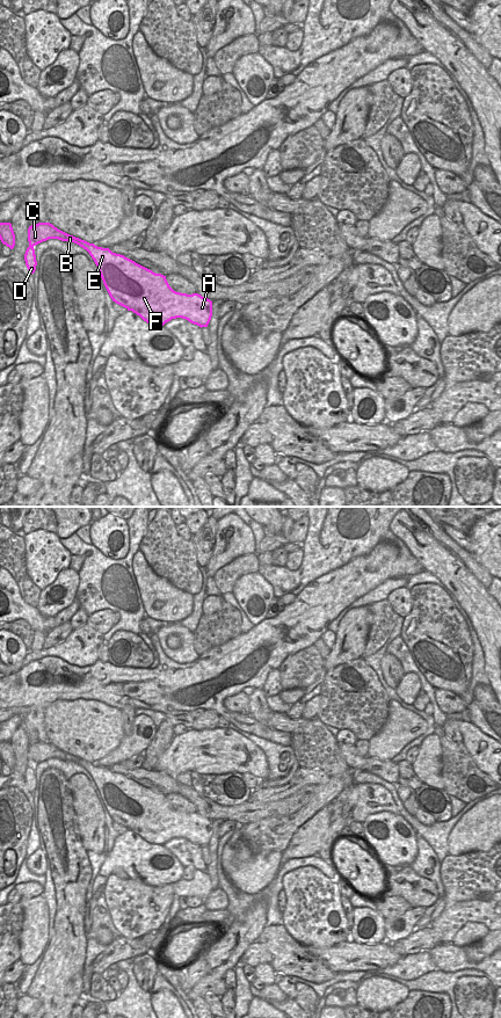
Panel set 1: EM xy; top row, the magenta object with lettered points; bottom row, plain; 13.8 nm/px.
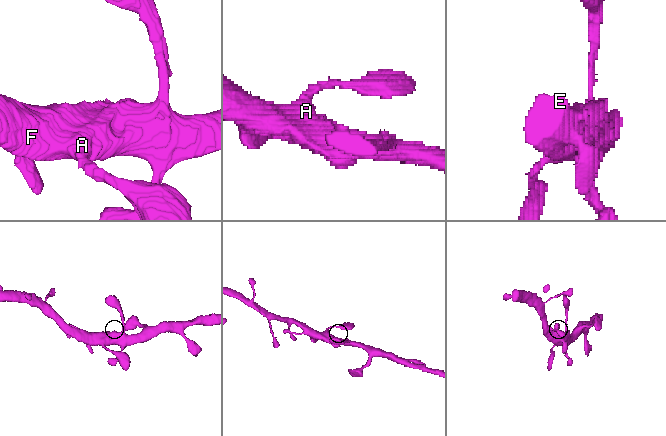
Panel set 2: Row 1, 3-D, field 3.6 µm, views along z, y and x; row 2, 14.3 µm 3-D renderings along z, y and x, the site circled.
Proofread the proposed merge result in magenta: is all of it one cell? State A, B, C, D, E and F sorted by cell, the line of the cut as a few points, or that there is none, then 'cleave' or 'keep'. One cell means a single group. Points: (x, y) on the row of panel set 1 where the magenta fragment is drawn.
A B C D E F | no cut | keep

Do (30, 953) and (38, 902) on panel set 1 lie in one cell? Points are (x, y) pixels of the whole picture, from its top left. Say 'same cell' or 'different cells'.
same cell

